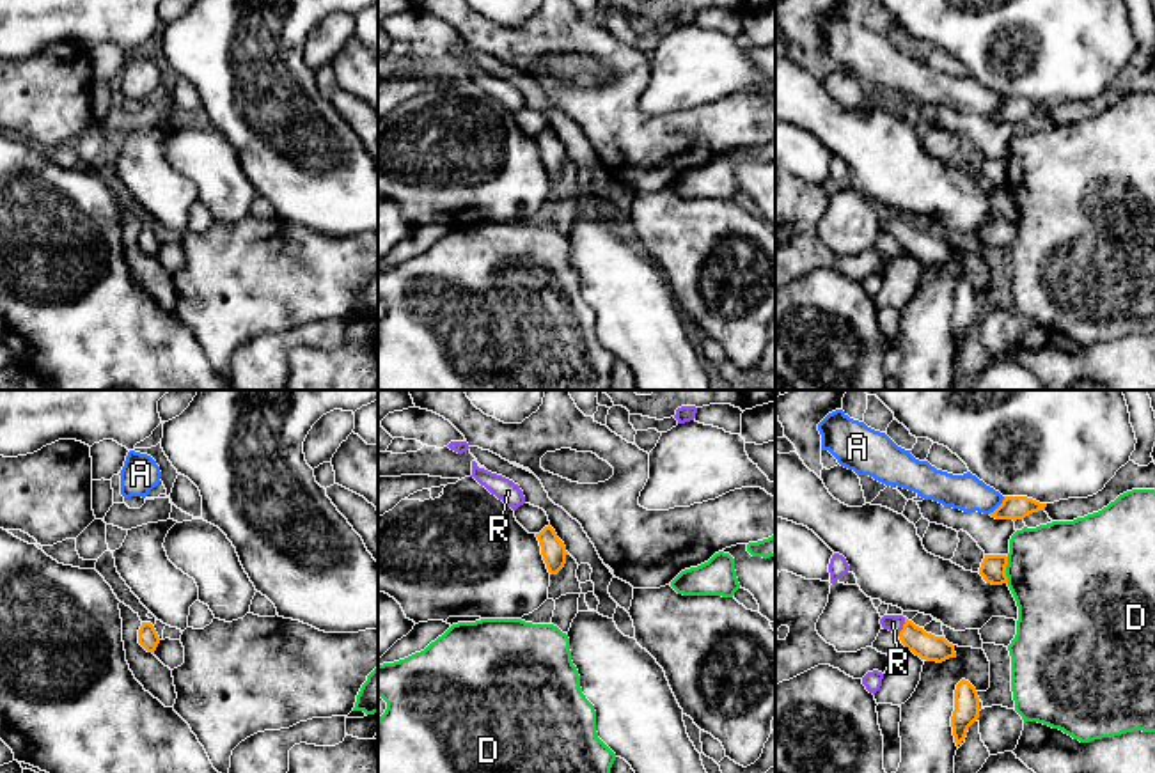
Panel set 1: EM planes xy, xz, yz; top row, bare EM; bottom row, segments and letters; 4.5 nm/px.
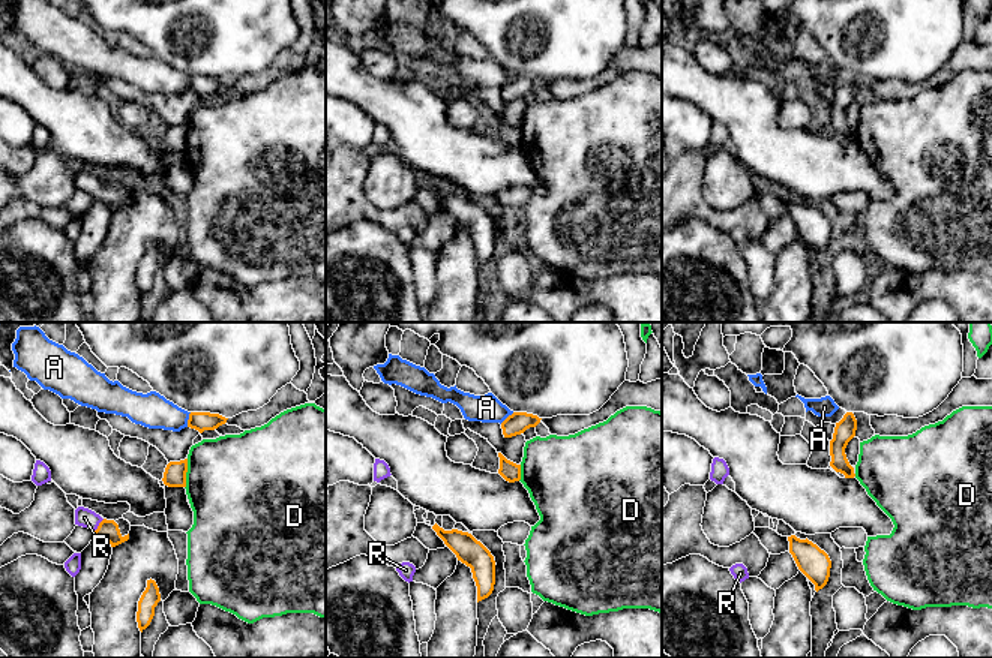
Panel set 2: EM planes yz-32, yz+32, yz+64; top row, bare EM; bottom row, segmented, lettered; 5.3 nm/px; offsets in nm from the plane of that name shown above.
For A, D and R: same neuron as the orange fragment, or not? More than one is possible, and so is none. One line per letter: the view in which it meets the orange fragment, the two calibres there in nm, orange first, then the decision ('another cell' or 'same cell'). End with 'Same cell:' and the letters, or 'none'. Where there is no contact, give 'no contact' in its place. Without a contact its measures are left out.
A: contact in yz; calibres 110 and 160 nm; another cell
D: contact in yz; calibres 120 and 460 nm; another cell
R: contact in yz; calibres 120 and 80 nm; same cell
Same cell: R

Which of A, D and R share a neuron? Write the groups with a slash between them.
A / D / R

